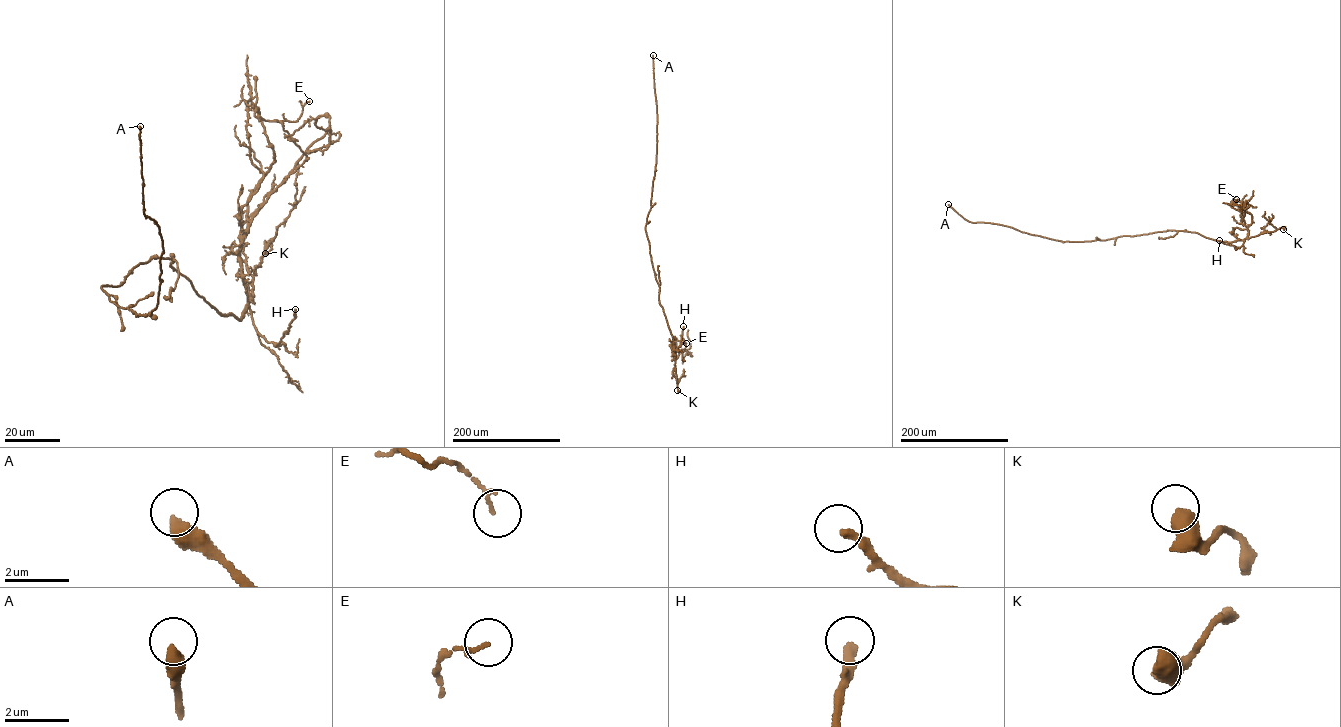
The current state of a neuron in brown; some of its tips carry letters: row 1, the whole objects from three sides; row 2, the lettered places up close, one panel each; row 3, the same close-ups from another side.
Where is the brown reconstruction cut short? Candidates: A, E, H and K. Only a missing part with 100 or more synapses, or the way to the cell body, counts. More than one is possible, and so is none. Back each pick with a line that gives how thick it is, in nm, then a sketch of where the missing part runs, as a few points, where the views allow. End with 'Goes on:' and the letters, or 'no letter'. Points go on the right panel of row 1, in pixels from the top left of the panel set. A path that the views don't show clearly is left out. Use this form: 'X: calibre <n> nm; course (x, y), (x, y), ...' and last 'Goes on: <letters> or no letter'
A: calibre 440 nm
Goes on: A

